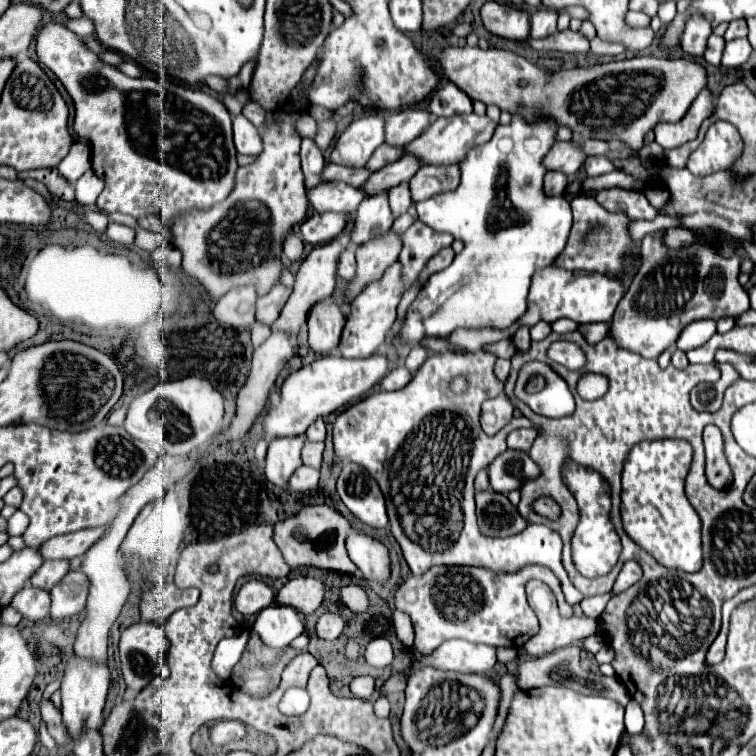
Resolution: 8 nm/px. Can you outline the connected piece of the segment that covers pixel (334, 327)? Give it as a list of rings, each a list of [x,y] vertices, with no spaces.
[[[323,300],[309,312],[309,346],[315,354],[331,354],[339,346],[345,316],[335,300]]]

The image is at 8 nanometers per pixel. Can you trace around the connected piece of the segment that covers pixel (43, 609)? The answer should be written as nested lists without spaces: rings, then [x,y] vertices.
[[[25,586],[15,594],[11,600],[11,606],[29,622],[39,622],[49,616],[49,606],[51,606],[51,596],[47,590]]]

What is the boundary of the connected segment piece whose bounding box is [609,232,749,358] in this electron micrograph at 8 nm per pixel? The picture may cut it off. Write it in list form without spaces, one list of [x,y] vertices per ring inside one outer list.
[[[653,232],[643,238],[643,244],[641,244],[643,264],[639,266],[637,274],[633,276],[633,282],[631,282],[629,290],[625,292],[625,296],[621,298],[621,302],[615,310],[615,316],[609,324],[609,336],[619,344],[619,348],[639,352],[643,358],[657,358],[671,344],[675,344],[675,340],[679,338],[683,328],[695,320],[703,320],[703,318],[719,320],[723,316],[737,318],[749,310],[749,296],[743,290],[743,286],[737,282],[741,256],[721,258],[707,242],[695,244],[691,250],[669,252],[667,248],[663,248],[663,242],[659,238],[661,238],[659,232]]]

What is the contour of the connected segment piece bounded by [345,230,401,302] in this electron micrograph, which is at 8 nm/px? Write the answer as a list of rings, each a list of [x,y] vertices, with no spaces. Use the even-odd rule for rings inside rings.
[[[391,230],[385,236],[373,238],[357,248],[357,274],[355,280],[347,282],[345,296],[351,302],[367,284],[379,280],[383,272],[397,260],[401,250],[401,238]]]

